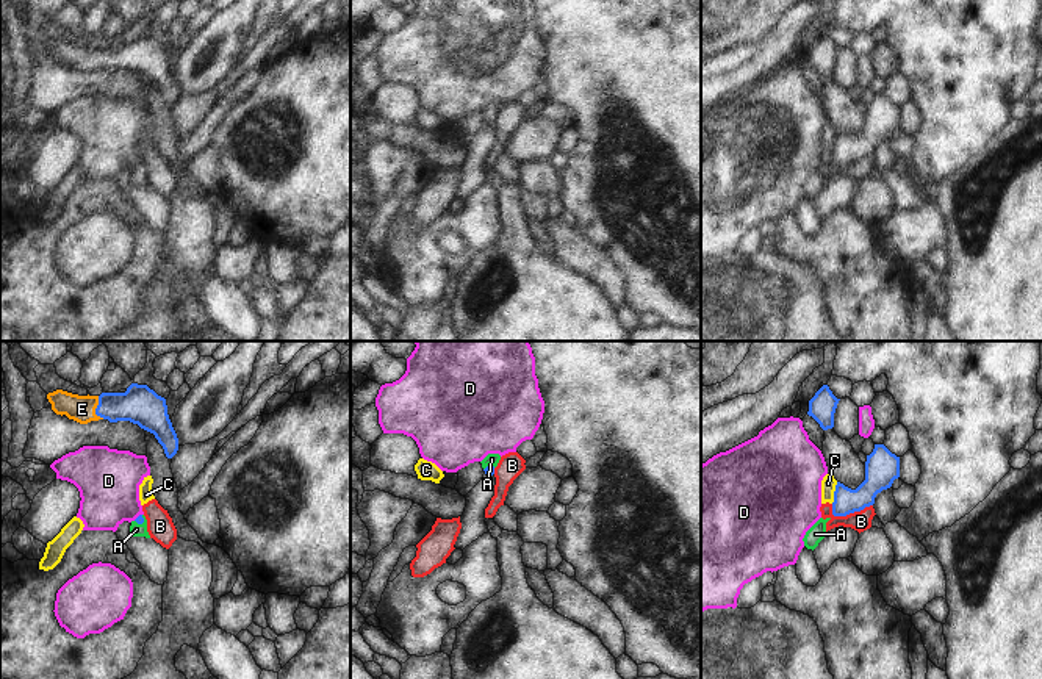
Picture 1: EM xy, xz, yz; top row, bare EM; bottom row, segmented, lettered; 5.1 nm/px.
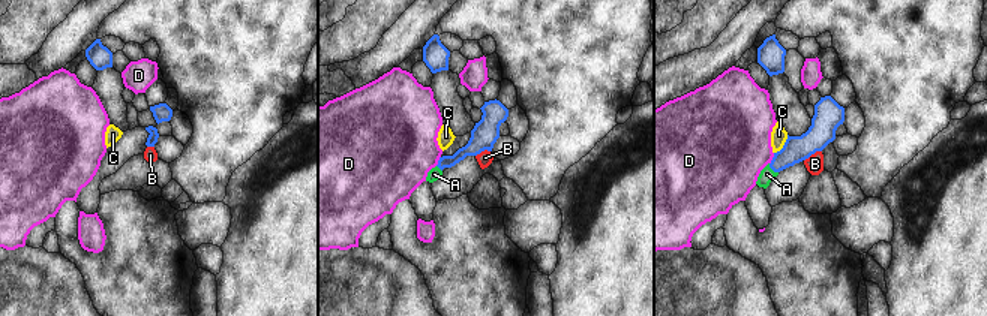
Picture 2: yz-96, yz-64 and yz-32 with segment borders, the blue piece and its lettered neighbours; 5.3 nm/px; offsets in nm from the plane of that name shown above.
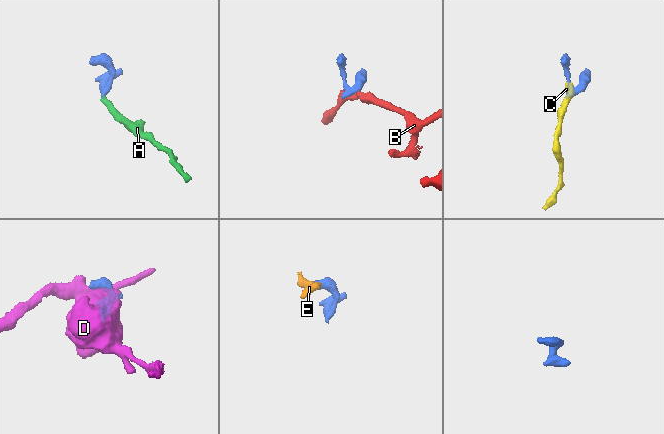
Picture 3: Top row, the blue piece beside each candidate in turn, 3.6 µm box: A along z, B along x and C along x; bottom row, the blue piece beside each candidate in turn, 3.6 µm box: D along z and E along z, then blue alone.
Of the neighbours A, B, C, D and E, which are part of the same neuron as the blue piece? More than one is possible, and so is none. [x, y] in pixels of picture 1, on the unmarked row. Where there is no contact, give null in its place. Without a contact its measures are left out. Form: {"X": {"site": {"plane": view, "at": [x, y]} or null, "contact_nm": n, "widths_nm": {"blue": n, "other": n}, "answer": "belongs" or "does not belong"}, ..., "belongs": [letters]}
{"A": {"site": {"plane": "xy", "at": [143, 171]}, "contact_nm": 60, "widths_nm": {"blue": 50, "other": 70}, "answer": "belongs"}, "B": {"site": {"plane": "yz", "at": [851, 161]}, "contact_nm": 220, "widths_nm": {"blue": 160, "other": 100}, "answer": "does not belong"}, "C": {"site": {"plane": "yz", "at": [834, 143]}, "contact_nm": 120, "widths_nm": {"blue": 150, "other": 80}, "answer": "does not belong"}, "D": {"site": {"plane": "xy", "at": [138, 166]}, "contact_nm": 60, "widths_nm": {"blue": 50, "other": 320}, "answer": "does not belong"}, "E": {"site": {"plane": "xy", "at": [96, 58]}, "contact_nm": 120, "widths_nm": {"blue": 200, "other": 140}, "answer": "belongs"}, "belongs": ["A", "E"]}

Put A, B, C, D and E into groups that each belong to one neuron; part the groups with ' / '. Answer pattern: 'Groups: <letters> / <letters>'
Groups: A E / B C / D.

